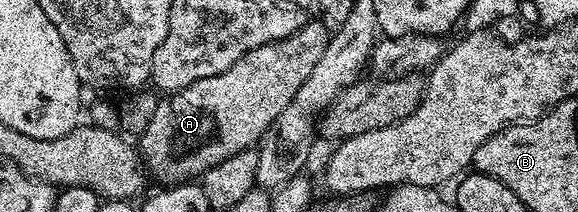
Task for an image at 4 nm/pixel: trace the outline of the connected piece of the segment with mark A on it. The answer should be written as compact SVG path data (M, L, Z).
M304 21L303 27L293 36L285 40L277 40L265 44L261 48L253 48L233 68L221 72L217 76L209 76L205 80L197 80L189 88L168 93L153 109L142 127L143 135L137 141L137 149L142 157L148 175L151 174L160 183L160 187L177 186L181 182L198 179L213 164L221 164L221 160L229 160L242 150L250 150L255 141L278 123L281 112L297 96L297 88L309 80L309 72L321 60L321 55L329 44L331 34L319 22Z

